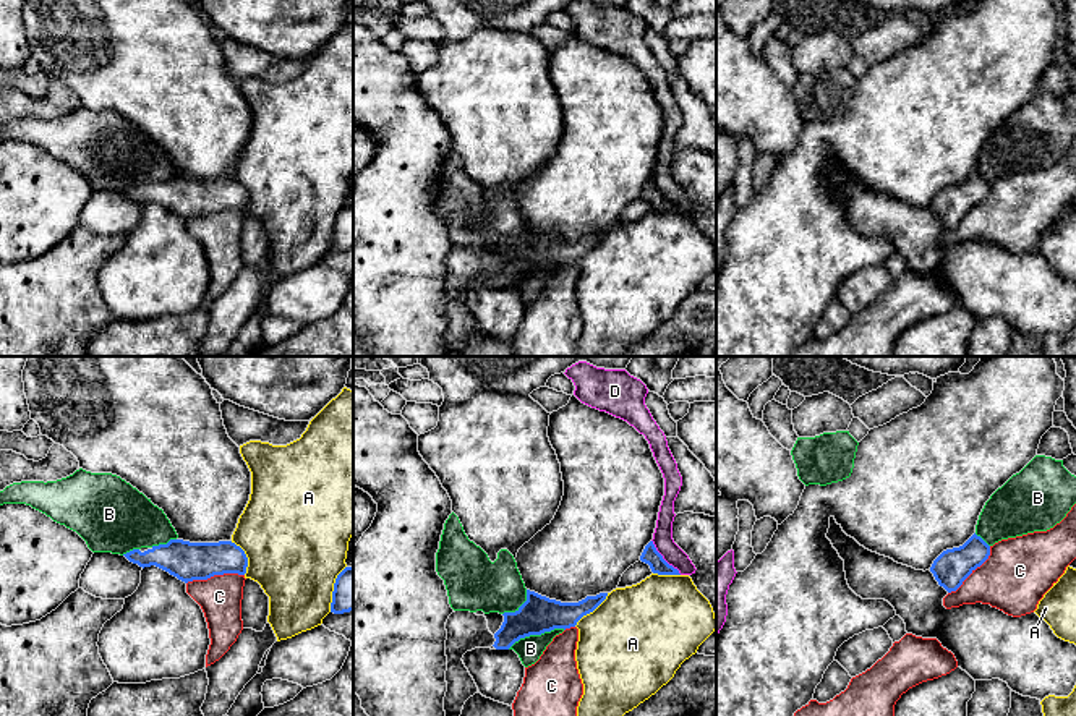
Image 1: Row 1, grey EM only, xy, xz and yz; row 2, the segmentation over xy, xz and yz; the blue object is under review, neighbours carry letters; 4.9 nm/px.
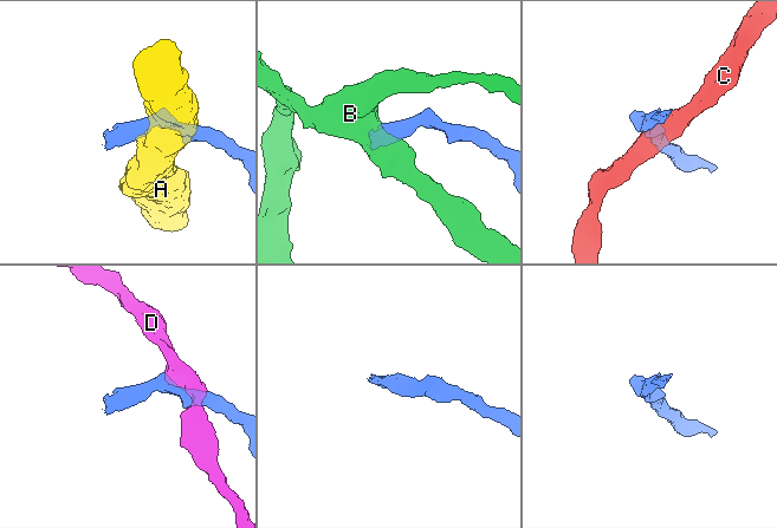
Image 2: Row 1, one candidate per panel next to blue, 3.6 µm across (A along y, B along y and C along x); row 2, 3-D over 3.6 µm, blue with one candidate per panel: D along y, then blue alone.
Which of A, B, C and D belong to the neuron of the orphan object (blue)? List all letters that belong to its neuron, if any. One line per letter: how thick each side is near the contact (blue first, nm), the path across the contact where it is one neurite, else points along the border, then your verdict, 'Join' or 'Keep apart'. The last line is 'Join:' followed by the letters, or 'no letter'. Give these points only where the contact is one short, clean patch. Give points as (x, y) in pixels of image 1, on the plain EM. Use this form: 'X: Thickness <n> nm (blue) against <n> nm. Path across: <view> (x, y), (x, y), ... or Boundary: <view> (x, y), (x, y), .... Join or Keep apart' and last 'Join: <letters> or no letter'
A: Thickness 180 nm (blue) against 500 nm. Keep apart
B: Thickness 190 nm (blue) against 120 nm. Keep apart
C: Thickness 190 nm (blue) against 220 nm. Keep apart
D: Thickness 90 nm (blue) against 100 nm. Boundary: xz (652, 177), (657, 188), (681, 211). Keep apart
Join: no letter

